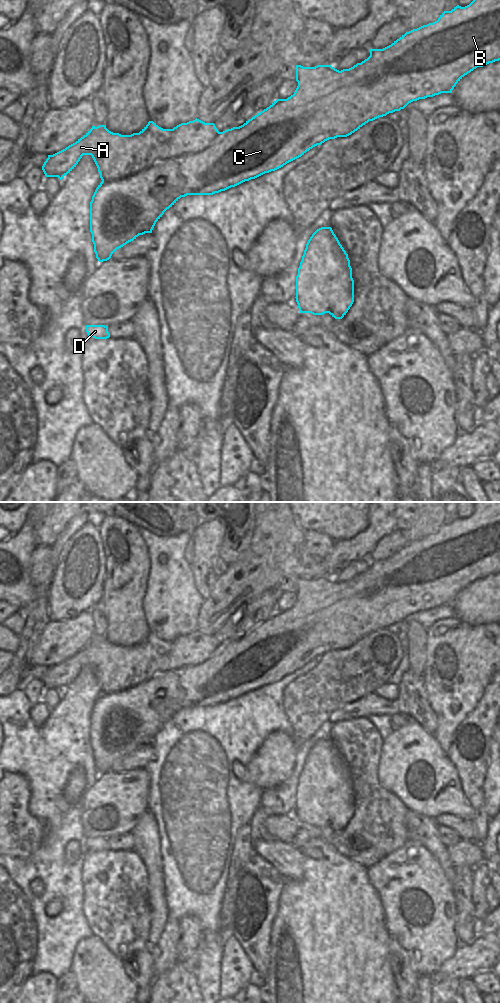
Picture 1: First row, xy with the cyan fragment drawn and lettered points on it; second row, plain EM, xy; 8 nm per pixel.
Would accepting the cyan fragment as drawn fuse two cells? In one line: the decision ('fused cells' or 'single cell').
fused cells

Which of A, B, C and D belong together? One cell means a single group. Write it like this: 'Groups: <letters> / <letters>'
Groups: A / B C D.

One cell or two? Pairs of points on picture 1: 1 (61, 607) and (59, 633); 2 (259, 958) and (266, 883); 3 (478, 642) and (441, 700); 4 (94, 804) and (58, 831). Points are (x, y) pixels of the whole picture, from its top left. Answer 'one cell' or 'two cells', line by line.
1: two cells
2: one cell
3: one cell
4: two cells

